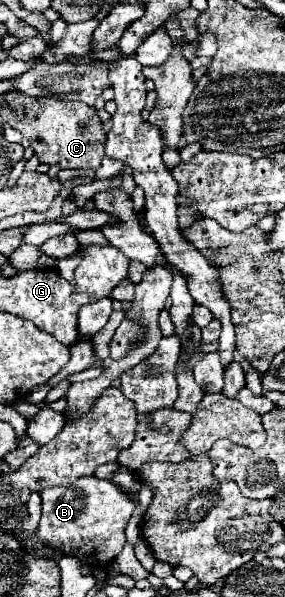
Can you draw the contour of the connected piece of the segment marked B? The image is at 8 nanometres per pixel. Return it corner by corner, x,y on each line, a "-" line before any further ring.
94,475
82,477
72,485
54,485
42,489
42,519
36,539
56,549
58,557
72,555
80,565
106,567
112,563
126,543
126,523
134,511
132,499
110,481
96,479

